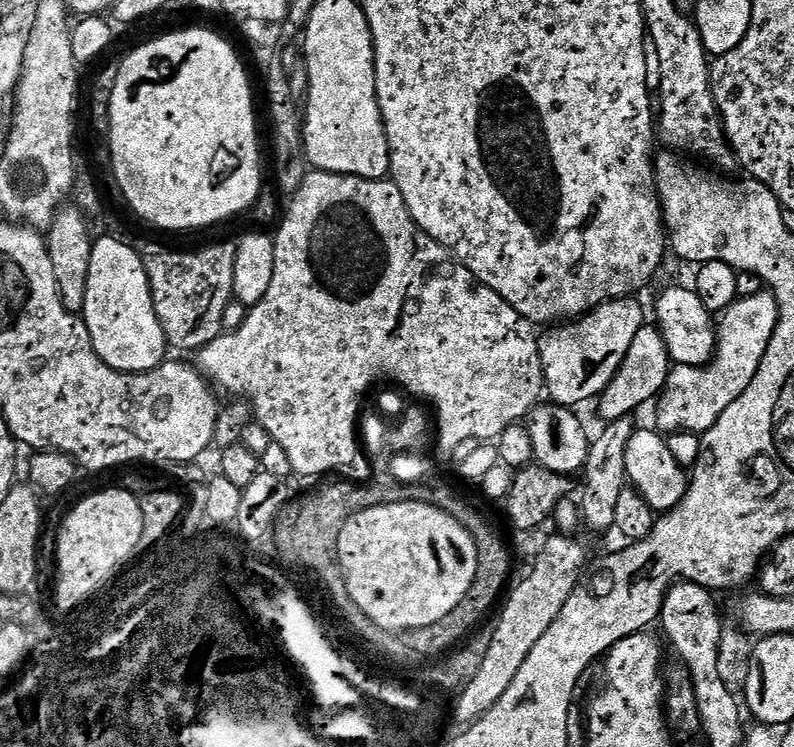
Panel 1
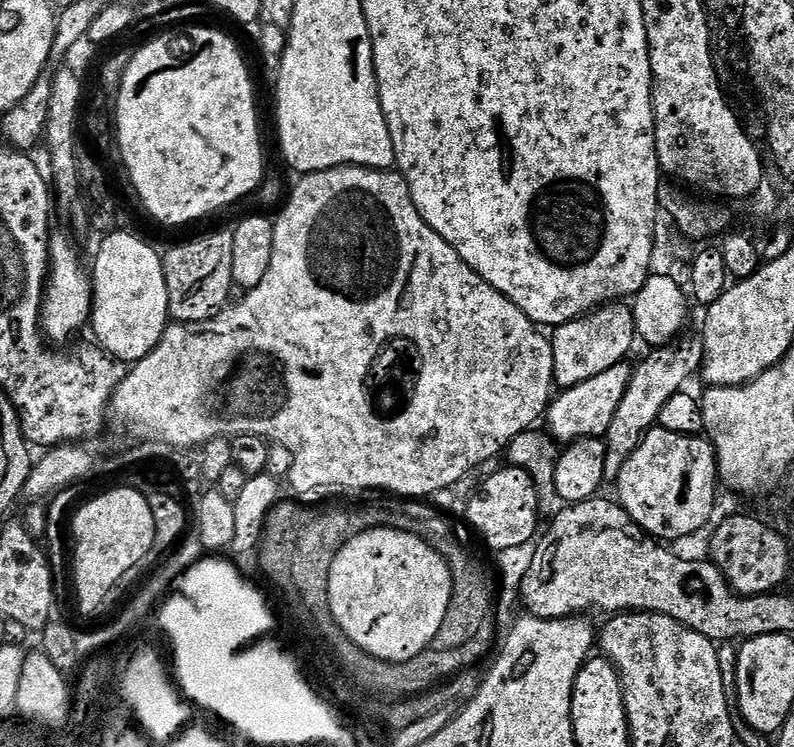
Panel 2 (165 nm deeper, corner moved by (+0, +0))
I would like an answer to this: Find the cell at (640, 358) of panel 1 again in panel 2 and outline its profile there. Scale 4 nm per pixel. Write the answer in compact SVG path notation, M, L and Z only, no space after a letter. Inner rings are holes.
M621 362L610 366L610 370L602 370L602 374L594 374L594 378L586 378L586 382L578 382L578 386L563 389L548 405L546 431L549 437L564 446L575 444L578 440L604 438L630 386L633 369L631 363Z

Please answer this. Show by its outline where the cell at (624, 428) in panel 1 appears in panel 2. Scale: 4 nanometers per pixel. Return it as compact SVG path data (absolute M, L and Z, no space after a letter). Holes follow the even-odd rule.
M677 337L669 344L659 345L632 371L630 386L611 419L610 429L604 437L607 446L605 481L614 482L619 479L621 470L629 460L630 454L639 446L645 433L657 425L666 402L681 393L686 381L703 367L704 341L699 337Z

